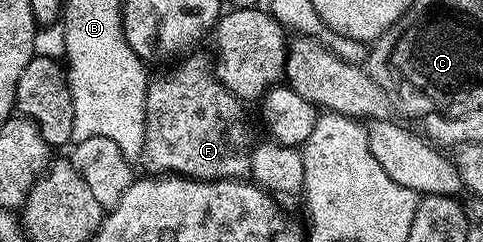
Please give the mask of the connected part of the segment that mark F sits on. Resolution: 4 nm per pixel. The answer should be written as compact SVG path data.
M187 58L180 60L185 62L177 61L173 70L157 78L155 75L148 83L142 162L157 175L179 174L181 178L197 178L203 182L216 182L219 178L243 179L249 173L248 156L254 145L252 130L244 115L245 103L213 77L210 62L204 58Z

